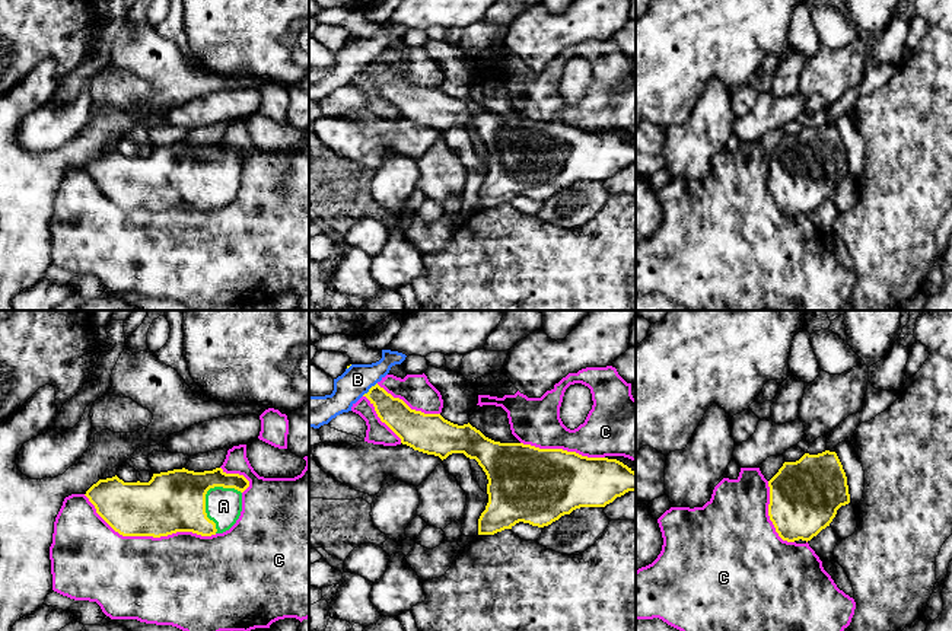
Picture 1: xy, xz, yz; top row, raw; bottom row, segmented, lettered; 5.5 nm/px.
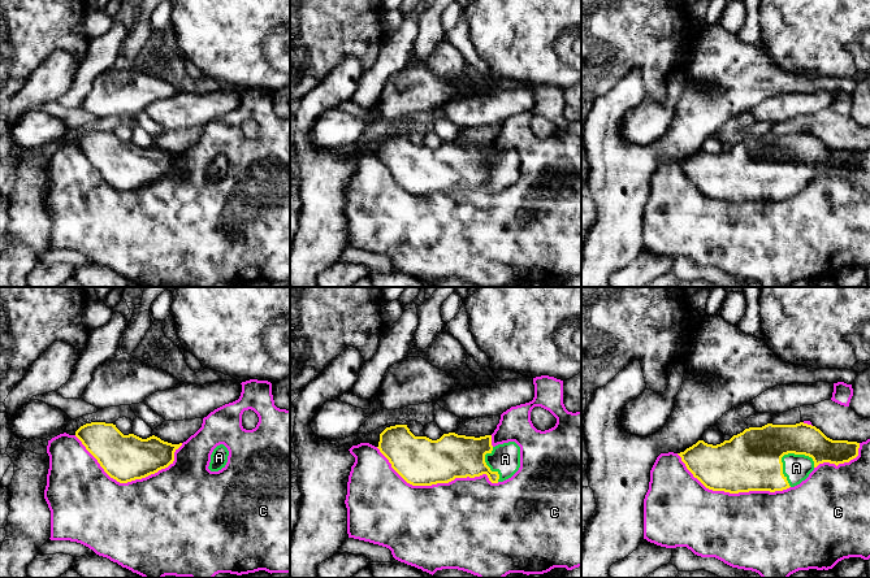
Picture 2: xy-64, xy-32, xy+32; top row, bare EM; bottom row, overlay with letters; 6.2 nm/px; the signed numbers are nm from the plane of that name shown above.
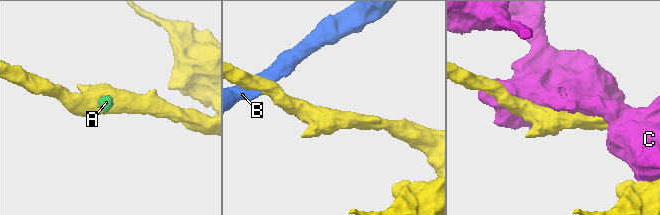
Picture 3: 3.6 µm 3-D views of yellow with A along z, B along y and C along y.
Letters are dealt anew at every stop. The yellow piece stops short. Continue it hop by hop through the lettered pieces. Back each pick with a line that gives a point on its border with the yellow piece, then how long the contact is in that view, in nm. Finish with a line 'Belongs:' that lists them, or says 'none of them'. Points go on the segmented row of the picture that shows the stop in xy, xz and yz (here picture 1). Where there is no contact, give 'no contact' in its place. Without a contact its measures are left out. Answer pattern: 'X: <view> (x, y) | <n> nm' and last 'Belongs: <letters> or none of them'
A: xy (204, 499) | 280 nm
Belongs: A

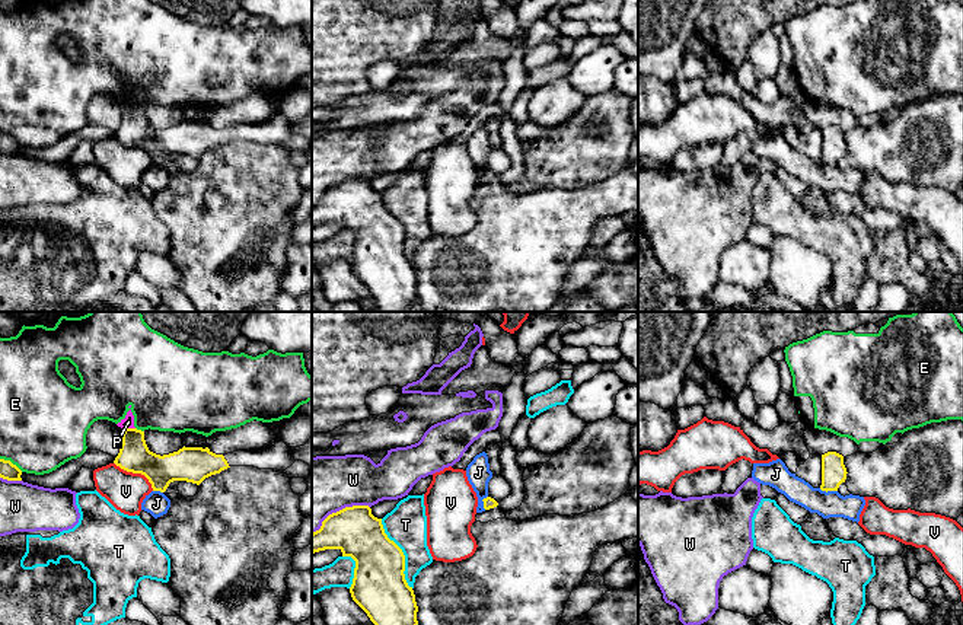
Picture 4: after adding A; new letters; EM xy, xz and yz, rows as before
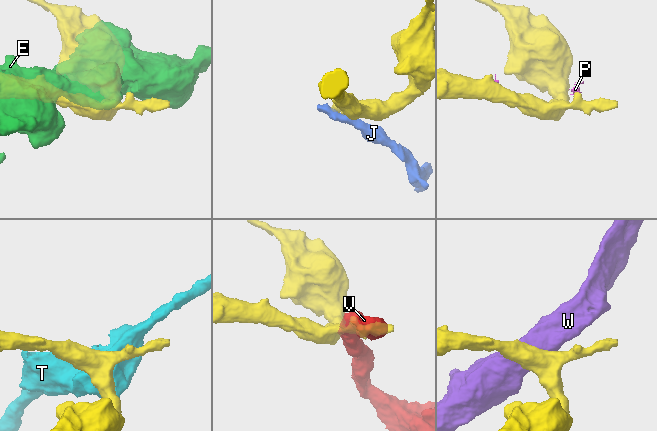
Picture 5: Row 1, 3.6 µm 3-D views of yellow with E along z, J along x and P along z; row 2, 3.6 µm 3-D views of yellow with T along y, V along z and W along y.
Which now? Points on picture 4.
Belongs: none of them

